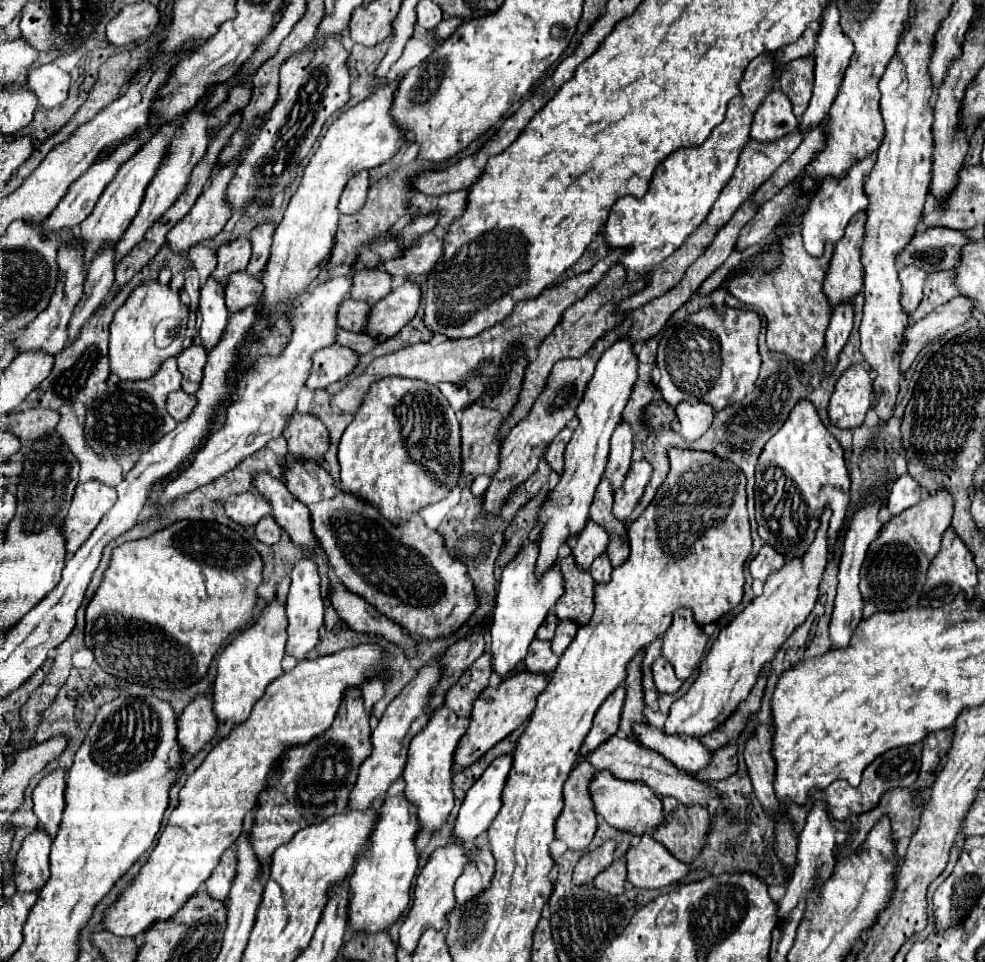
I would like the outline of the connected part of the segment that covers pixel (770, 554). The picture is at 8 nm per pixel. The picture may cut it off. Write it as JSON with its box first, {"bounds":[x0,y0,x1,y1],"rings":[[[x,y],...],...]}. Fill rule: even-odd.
{"bounds":[749,543,785,581],"rings":[[[767,543],[761,547],[761,551],[755,555],[755,559],[749,563],[749,573],[753,579],[759,581],[767,581],[767,577],[773,571],[779,571],[783,567],[785,559],[781,553],[777,553],[773,547],[769,547]]]}

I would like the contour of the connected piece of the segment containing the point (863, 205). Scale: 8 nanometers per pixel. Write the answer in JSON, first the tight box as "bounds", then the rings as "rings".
{"bounds":[801,151,877,257],"rings":[[[873,151],[865,159],[857,161],[843,177],[835,177],[835,175],[823,177],[823,181],[815,193],[815,199],[811,201],[811,207],[803,215],[803,223],[801,223],[801,235],[805,241],[805,249],[811,257],[821,257],[825,243],[827,241],[837,243],[843,237],[843,229],[847,227],[849,219],[853,215],[857,215],[859,211],[867,209],[867,197],[863,195],[863,179],[865,179],[865,173],[871,171],[871,167],[875,165],[875,159],[877,159],[877,151]]]}

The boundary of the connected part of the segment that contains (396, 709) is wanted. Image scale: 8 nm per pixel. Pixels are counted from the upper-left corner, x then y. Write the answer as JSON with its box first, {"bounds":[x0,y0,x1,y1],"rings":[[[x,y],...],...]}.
{"bounds":[347,661,439,811],"rings":[[[435,661],[433,665],[423,667],[423,671],[419,671],[419,675],[397,695],[395,701],[391,701],[391,705],[387,707],[387,711],[383,713],[379,725],[375,727],[373,735],[371,735],[371,745],[373,751],[371,755],[363,761],[363,767],[359,769],[359,777],[355,787],[351,789],[349,795],[349,805],[347,809],[355,809],[355,811],[365,811],[367,807],[379,805],[385,799],[385,793],[389,789],[389,785],[401,777],[405,763],[407,763],[407,749],[409,743],[413,739],[415,733],[419,733],[427,719],[429,719],[429,711],[427,711],[427,695],[431,695],[431,687],[435,687],[435,683],[439,681],[439,661]]]}

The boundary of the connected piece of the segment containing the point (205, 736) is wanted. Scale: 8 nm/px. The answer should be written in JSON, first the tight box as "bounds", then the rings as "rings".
{"bounds":[179,693,219,757],"rings":[[[211,693],[197,695],[179,717],[179,743],[185,757],[193,757],[203,745],[213,739],[219,721],[211,707]]]}

